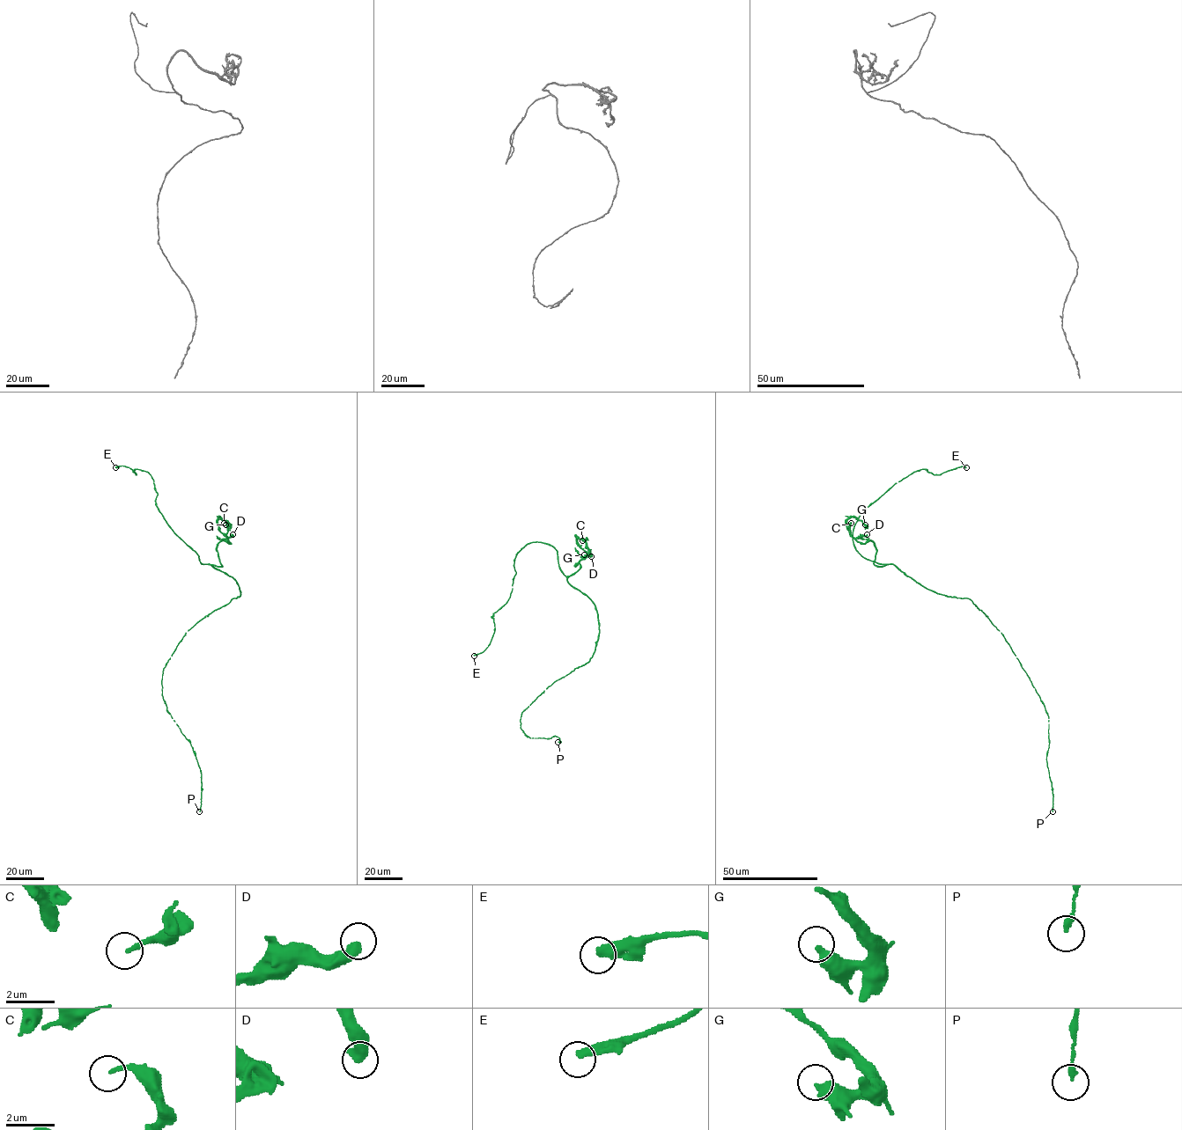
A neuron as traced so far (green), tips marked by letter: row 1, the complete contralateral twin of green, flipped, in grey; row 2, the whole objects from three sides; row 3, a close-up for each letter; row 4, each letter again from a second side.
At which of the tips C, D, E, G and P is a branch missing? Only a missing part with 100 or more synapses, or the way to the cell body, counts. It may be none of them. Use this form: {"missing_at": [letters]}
{"missing_at": ["E"]}

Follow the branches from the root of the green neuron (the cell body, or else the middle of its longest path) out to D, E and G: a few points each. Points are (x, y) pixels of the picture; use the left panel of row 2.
D: (240, 594), (232, 576), (209, 564), (221, 566), (217, 544), (222, 540), (230, 543), (228, 538), (232, 534)
E: (240, 594), (232, 576), (202, 564), (167, 524), (156, 506), (151, 476), (115, 467)
G: (240, 594), (232, 576), (209, 564), (221, 566), (217, 544), (230, 543), (218, 517), (225, 524)

